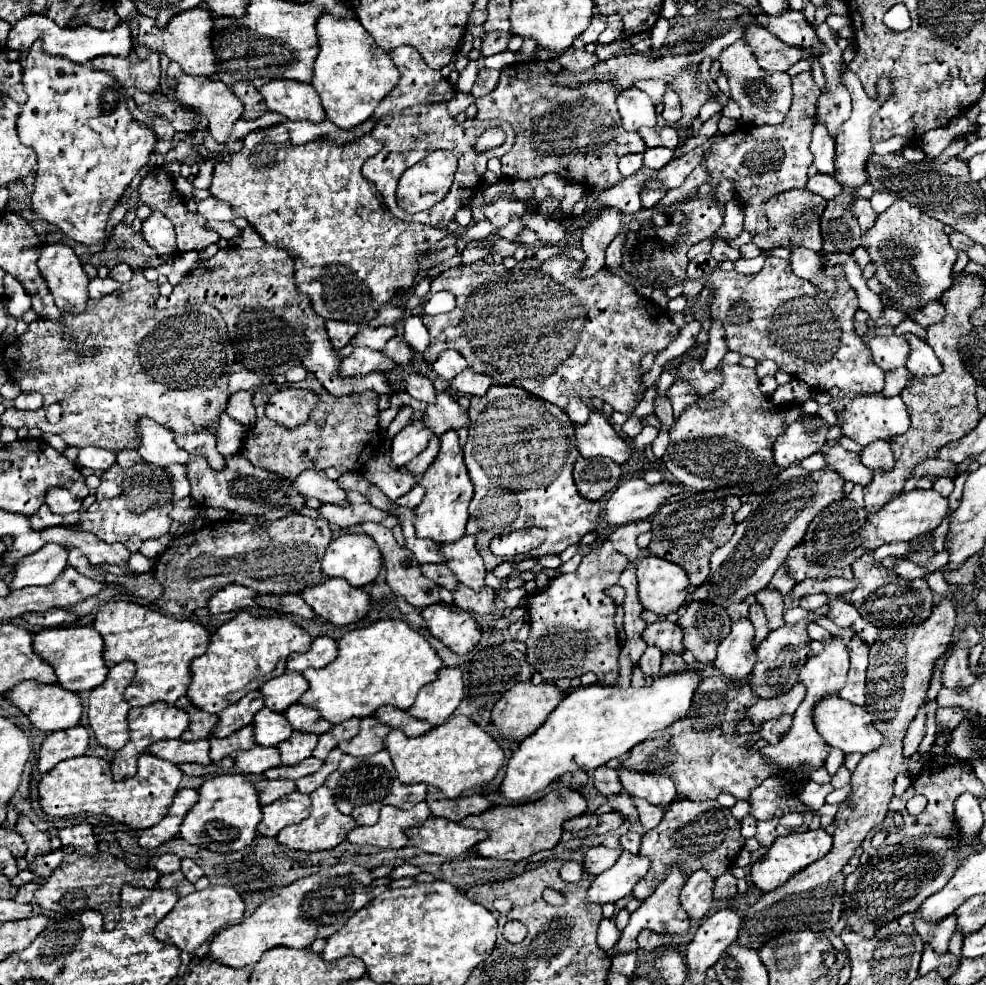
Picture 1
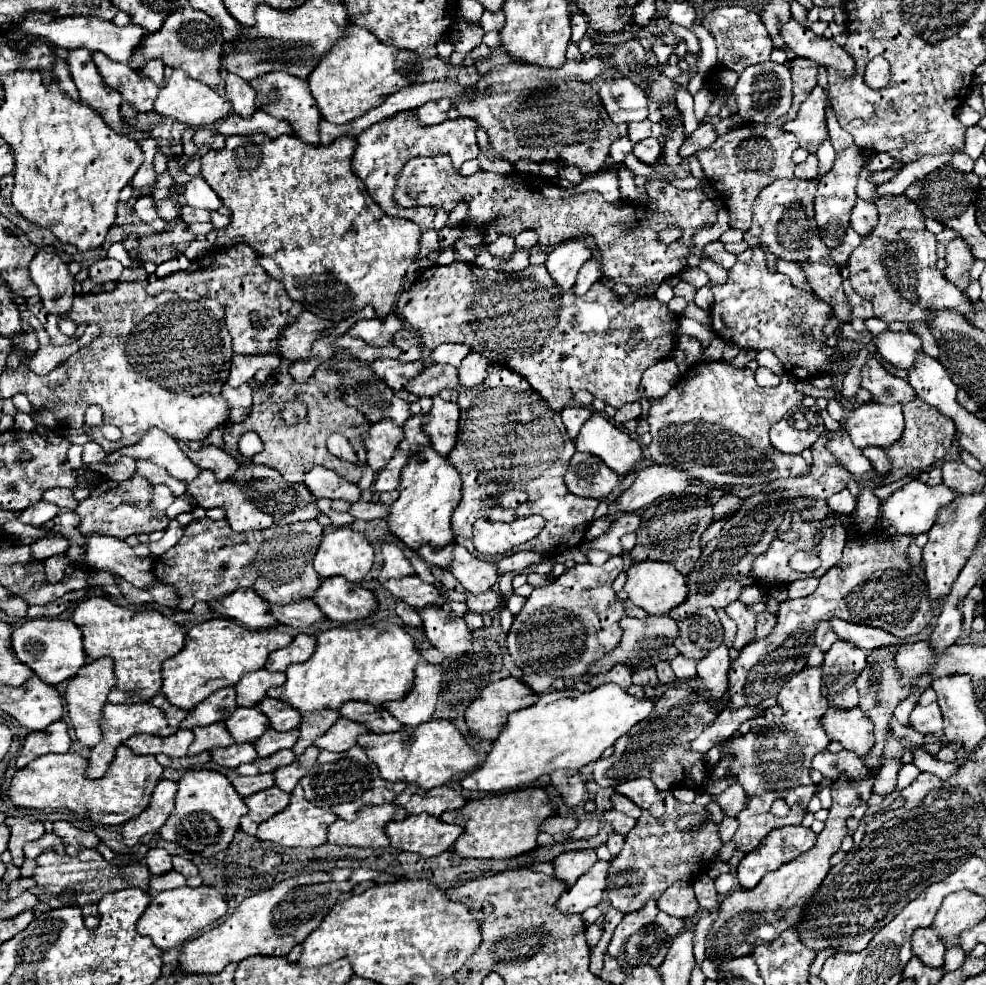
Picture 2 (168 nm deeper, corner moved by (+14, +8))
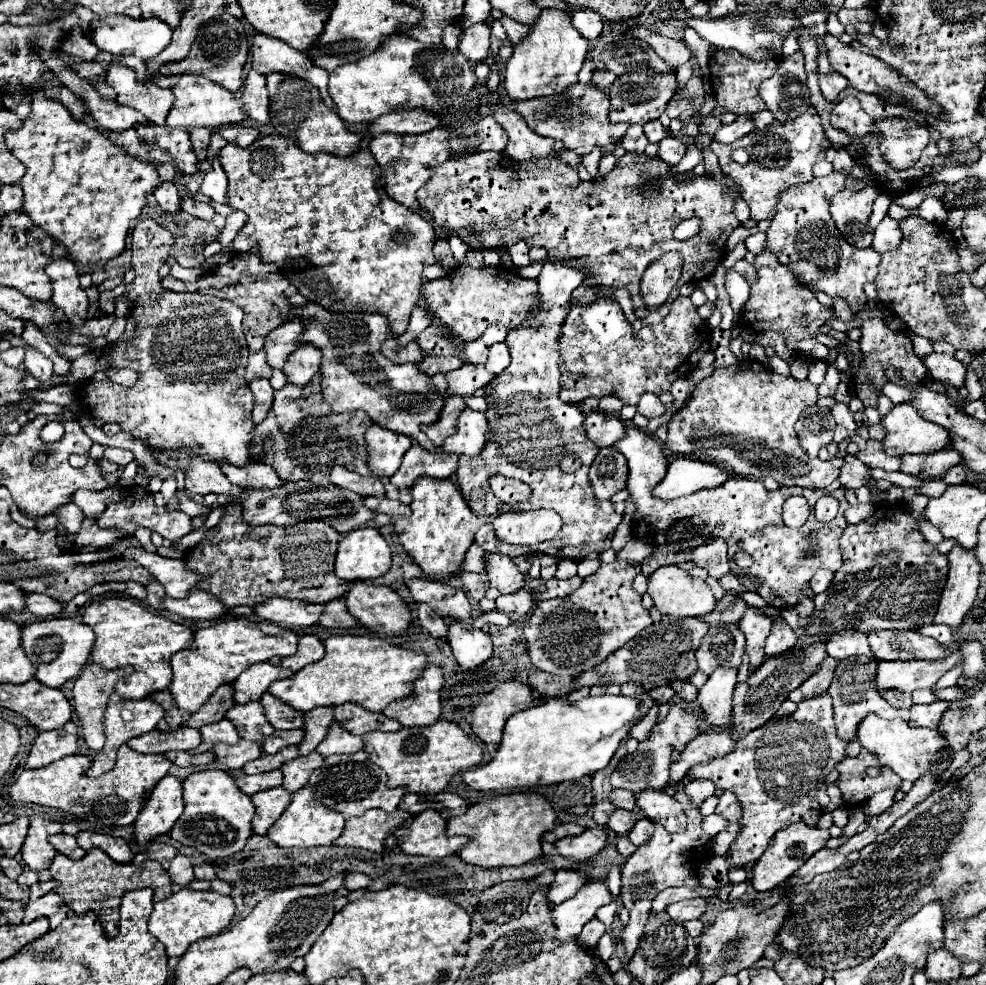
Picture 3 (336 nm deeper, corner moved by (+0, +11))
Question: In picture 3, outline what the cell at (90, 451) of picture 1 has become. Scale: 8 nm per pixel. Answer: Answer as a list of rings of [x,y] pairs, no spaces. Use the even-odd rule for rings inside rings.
[[[106,447],[106,449],[104,449],[104,459],[112,461],[112,463],[116,463],[116,465],[120,465],[120,467],[124,467],[124,465],[128,465],[130,461],[134,461],[134,455],[132,455],[132,451],[126,451],[126,449]]]

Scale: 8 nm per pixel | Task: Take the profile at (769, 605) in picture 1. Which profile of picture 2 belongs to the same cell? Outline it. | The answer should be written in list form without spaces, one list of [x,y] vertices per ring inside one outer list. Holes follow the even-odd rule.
[[[758,616],[758,624],[756,624],[756,640],[762,640],[762,638],[768,638],[770,632],[774,630],[776,626],[776,616]]]

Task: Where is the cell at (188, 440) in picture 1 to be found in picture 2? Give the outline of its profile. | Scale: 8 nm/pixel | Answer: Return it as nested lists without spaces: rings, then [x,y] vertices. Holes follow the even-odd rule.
[[[178,442],[178,444],[194,464],[198,464],[202,470],[212,470],[216,474],[218,482],[230,480],[236,474],[236,470],[240,468],[238,462],[234,460],[234,456],[228,456],[222,448],[206,446],[206,448],[200,448],[198,452],[192,452],[186,446],[186,442]]]

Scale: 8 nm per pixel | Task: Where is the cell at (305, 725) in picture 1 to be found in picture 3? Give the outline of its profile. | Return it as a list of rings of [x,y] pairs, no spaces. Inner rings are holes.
[[[264,693],[260,703],[264,705],[266,719],[276,727],[276,729],[302,729],[304,727],[304,711],[298,711],[272,693]]]

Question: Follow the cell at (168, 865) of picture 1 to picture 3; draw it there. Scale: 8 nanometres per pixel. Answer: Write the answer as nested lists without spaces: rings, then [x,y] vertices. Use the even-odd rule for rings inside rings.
[[[176,855],[174,859],[168,861],[168,875],[176,885],[188,885],[194,879],[192,863],[186,855]]]

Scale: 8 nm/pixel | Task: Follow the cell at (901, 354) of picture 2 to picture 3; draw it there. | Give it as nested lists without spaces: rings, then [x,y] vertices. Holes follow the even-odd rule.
[[[928,353],[922,357],[922,363],[924,367],[930,371],[930,375],[936,379],[936,381],[944,381],[944,383],[950,383],[954,387],[960,387],[962,393],[968,393],[964,389],[964,377],[966,377],[966,367],[956,361],[952,355],[948,353]]]

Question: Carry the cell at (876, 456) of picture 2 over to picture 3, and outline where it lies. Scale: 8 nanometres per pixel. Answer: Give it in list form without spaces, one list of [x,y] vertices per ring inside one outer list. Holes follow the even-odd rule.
[[[944,449],[928,455],[908,455],[902,457],[900,471],[916,477],[942,477],[946,469],[960,463],[960,453],[956,449]]]

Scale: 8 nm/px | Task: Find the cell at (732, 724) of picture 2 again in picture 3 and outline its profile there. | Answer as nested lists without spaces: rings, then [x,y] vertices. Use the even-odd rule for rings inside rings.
[[[732,727],[700,733],[696,739],[692,739],[686,745],[686,749],[680,753],[680,759],[672,763],[670,785],[678,783],[694,765],[710,761],[712,757],[722,757],[730,753],[734,747],[736,747],[736,741],[732,737]]]

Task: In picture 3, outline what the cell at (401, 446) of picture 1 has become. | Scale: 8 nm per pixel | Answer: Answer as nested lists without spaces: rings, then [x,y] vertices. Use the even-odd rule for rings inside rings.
[[[372,425],[366,431],[368,445],[368,465],[374,475],[390,477],[398,471],[402,455],[412,447],[412,439],[404,435],[396,435],[390,429],[380,425]]]

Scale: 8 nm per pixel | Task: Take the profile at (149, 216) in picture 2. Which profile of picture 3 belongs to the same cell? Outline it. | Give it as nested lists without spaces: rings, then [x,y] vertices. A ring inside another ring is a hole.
[[[170,181],[160,183],[160,185],[156,187],[156,191],[154,191],[154,197],[156,197],[158,205],[160,205],[166,213],[170,213],[170,215],[174,215],[174,213],[180,209],[178,189],[176,189],[176,185],[170,183]]]

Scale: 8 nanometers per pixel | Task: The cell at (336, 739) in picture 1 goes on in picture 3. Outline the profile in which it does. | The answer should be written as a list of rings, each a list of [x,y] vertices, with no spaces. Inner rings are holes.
[[[316,707],[306,713],[306,723],[304,723],[304,741],[298,745],[300,755],[312,753],[318,743],[326,737],[330,725],[334,721],[334,707]]]

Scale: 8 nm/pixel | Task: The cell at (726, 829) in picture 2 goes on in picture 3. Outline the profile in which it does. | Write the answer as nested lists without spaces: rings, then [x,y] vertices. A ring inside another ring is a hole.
[[[730,823],[724,831],[720,831],[716,837],[714,837],[714,847],[712,847],[712,855],[726,855],[732,841],[736,839],[736,835],[740,833],[740,827],[738,823]]]

